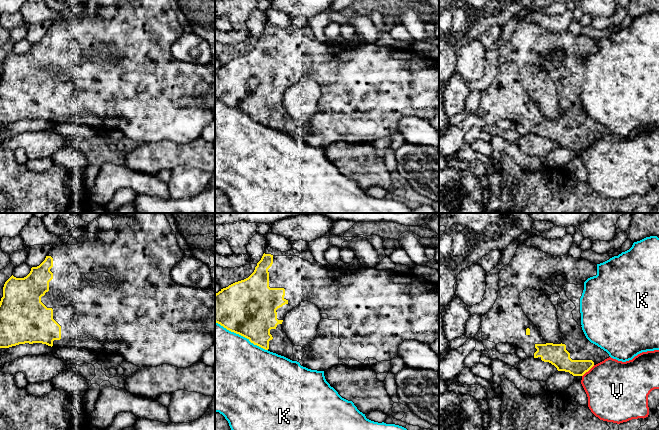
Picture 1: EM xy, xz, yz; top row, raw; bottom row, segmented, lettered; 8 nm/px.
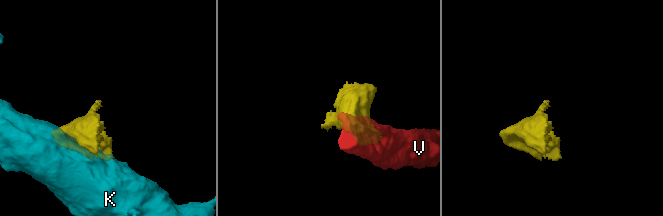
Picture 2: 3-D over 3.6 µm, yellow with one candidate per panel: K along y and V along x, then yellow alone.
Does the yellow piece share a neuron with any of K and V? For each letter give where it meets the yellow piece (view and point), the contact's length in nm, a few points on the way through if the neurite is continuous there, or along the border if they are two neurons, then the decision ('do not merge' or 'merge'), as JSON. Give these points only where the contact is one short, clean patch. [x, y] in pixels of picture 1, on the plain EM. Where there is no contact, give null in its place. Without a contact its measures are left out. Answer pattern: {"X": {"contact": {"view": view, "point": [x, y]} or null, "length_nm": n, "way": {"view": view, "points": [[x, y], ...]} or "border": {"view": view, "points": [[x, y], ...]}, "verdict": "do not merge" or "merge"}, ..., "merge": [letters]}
{"K": {"contact": {"view": "xz", "point": [241, 111]}, "length_nm": 480, "verdict": "do not merge"}, "V": {"contact": {"view": "yz", "point": [588, 146]}, "length_nm": 140, "verdict": "do not merge"}, "merge": []}

